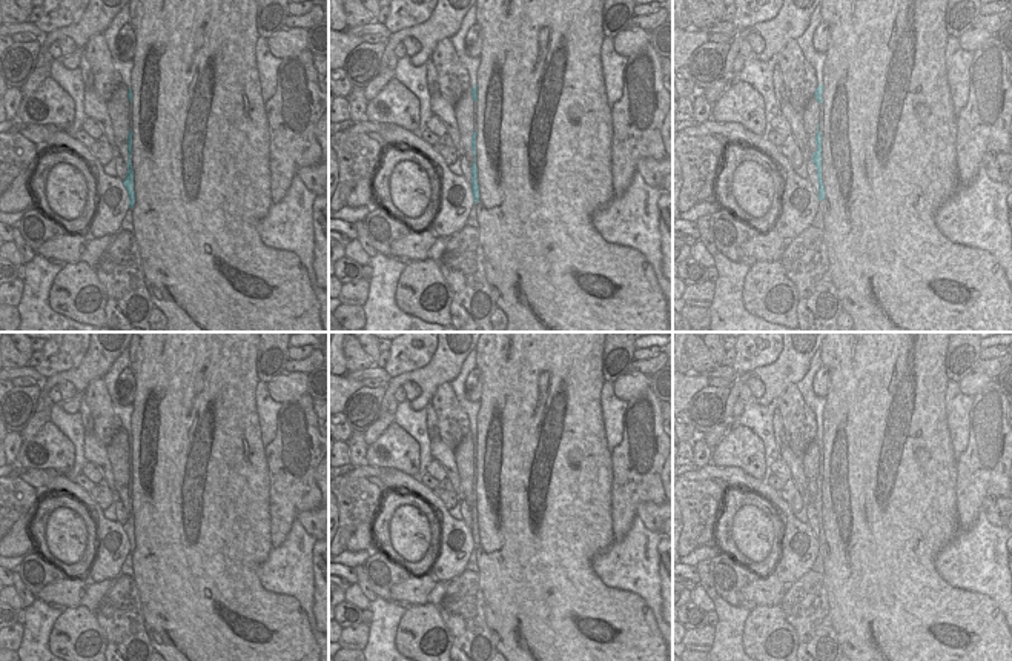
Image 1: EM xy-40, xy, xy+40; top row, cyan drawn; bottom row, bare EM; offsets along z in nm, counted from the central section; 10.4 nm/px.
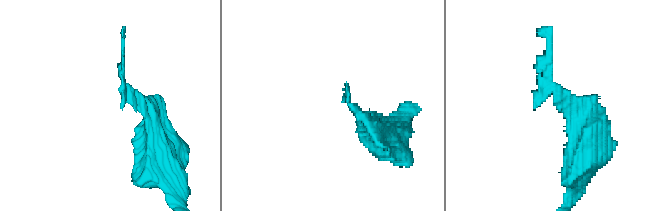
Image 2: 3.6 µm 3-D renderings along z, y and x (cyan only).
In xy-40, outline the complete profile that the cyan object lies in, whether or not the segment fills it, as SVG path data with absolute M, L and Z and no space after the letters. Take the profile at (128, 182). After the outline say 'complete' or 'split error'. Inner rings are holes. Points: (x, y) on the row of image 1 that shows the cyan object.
M129 129L129 137L127 137L127 151L129 151L129 158L127 163L123 163L123 158L118 155L115 157L115 171L117 177L123 181L127 195L129 195L129 208L132 209L135 204L135 191L134 191L134 171L131 164L131 157L132 157L132 135L134 132Z | split error

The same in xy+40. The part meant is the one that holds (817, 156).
M817 123L815 144L817 144L815 152L806 161L806 172L808 172L808 180L812 186L812 191L820 201L820 200L825 200L825 186L822 180L822 132L819 131L819 123Z | split error

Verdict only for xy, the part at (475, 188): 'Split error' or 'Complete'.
Split error.

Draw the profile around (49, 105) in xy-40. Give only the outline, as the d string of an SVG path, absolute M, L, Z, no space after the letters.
M48 77L31 94L23 97L17 109L17 121L20 125L40 125L68 129L74 123L74 100L60 88L60 85Z

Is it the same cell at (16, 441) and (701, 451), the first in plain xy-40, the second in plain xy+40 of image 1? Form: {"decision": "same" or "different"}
{"decision": "same"}

